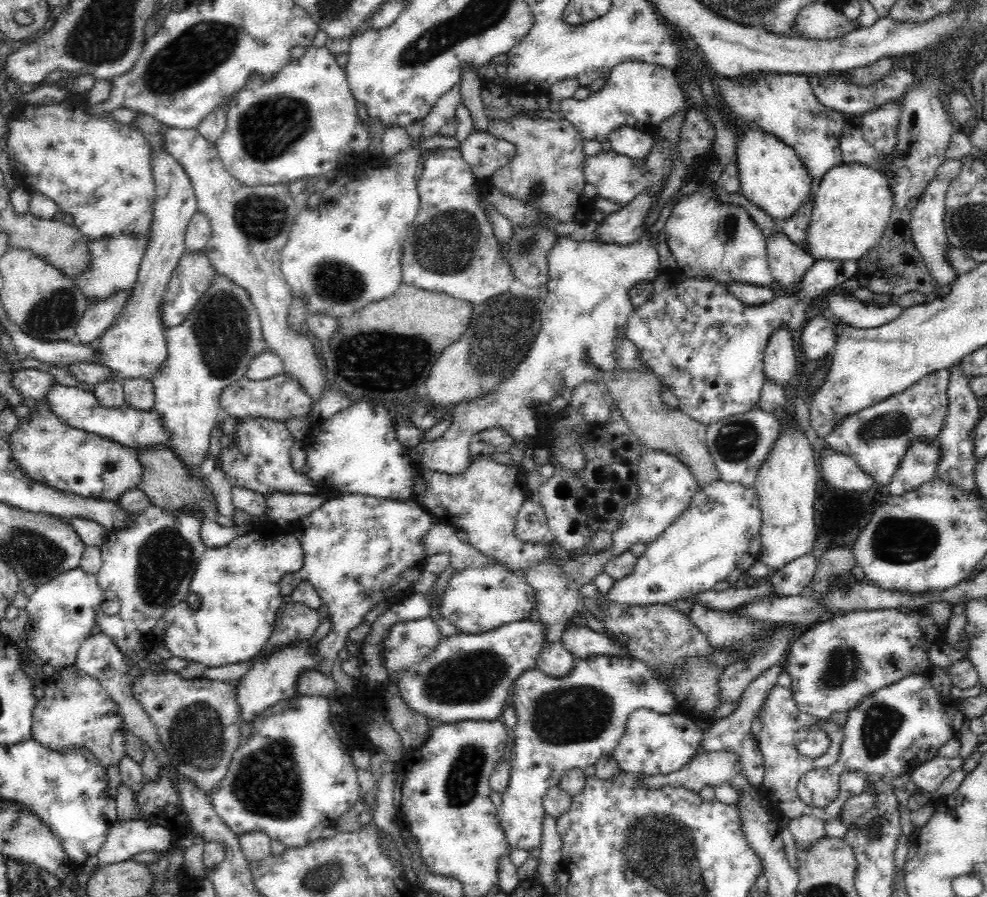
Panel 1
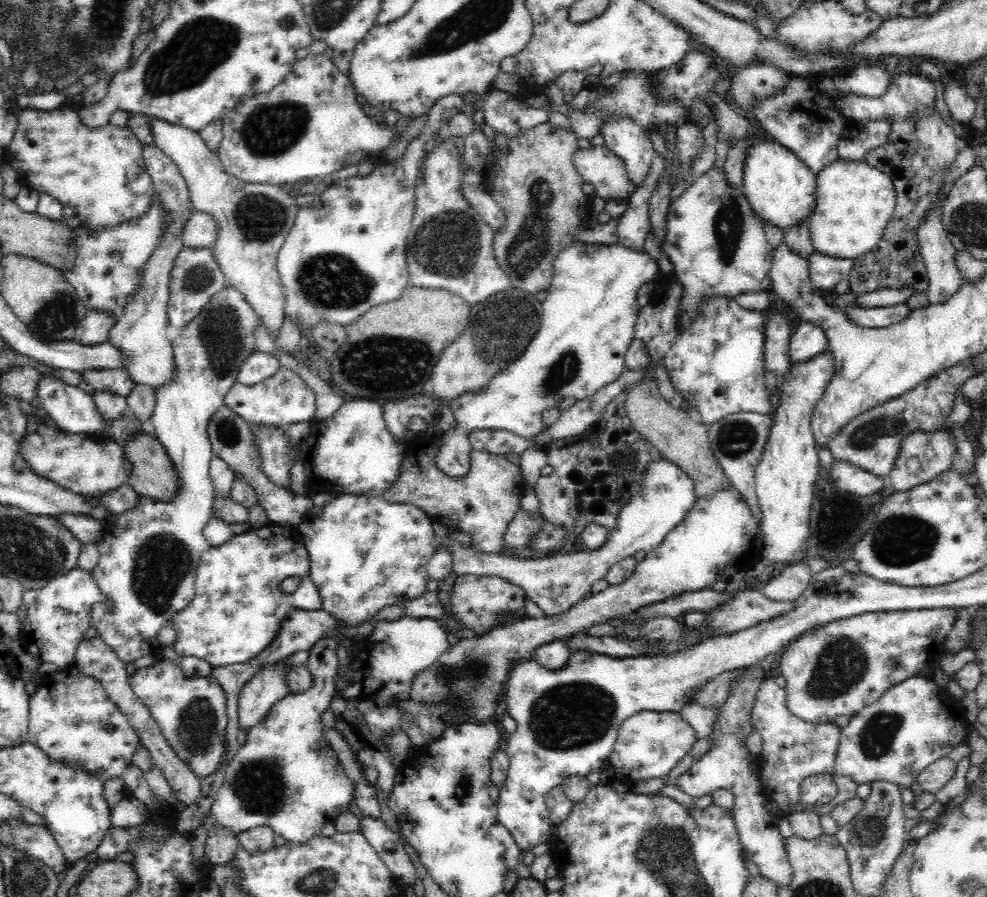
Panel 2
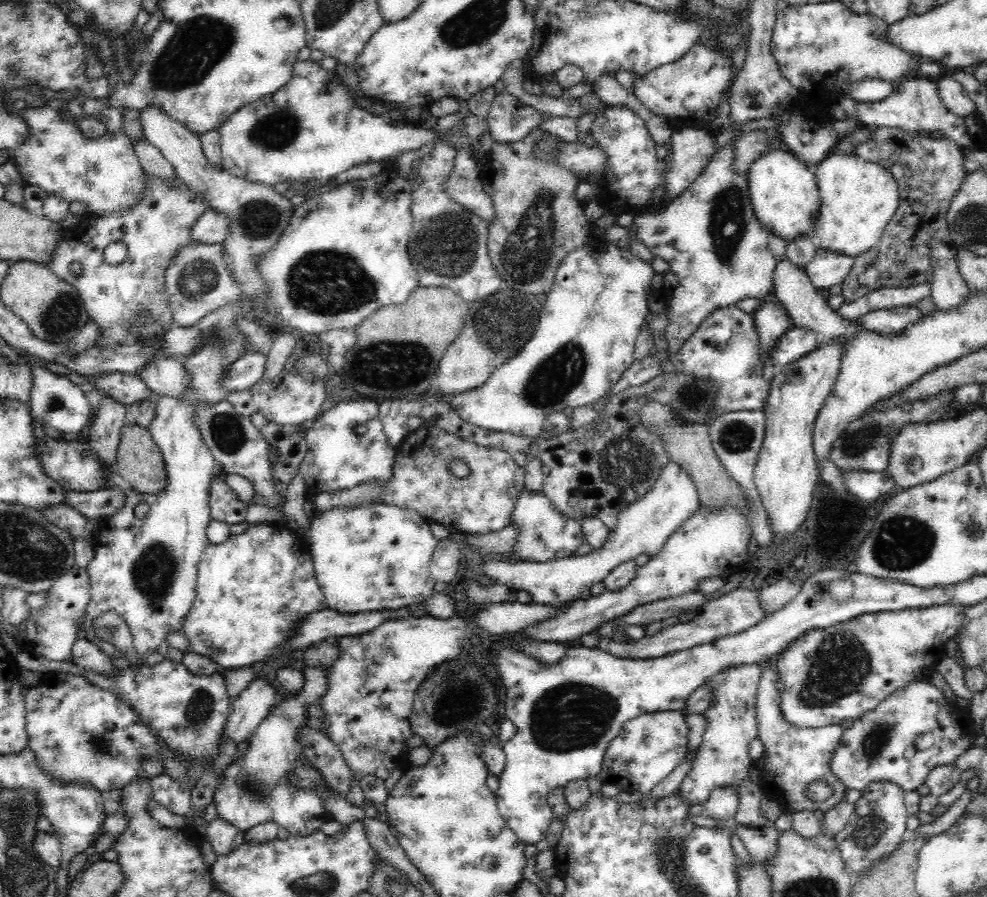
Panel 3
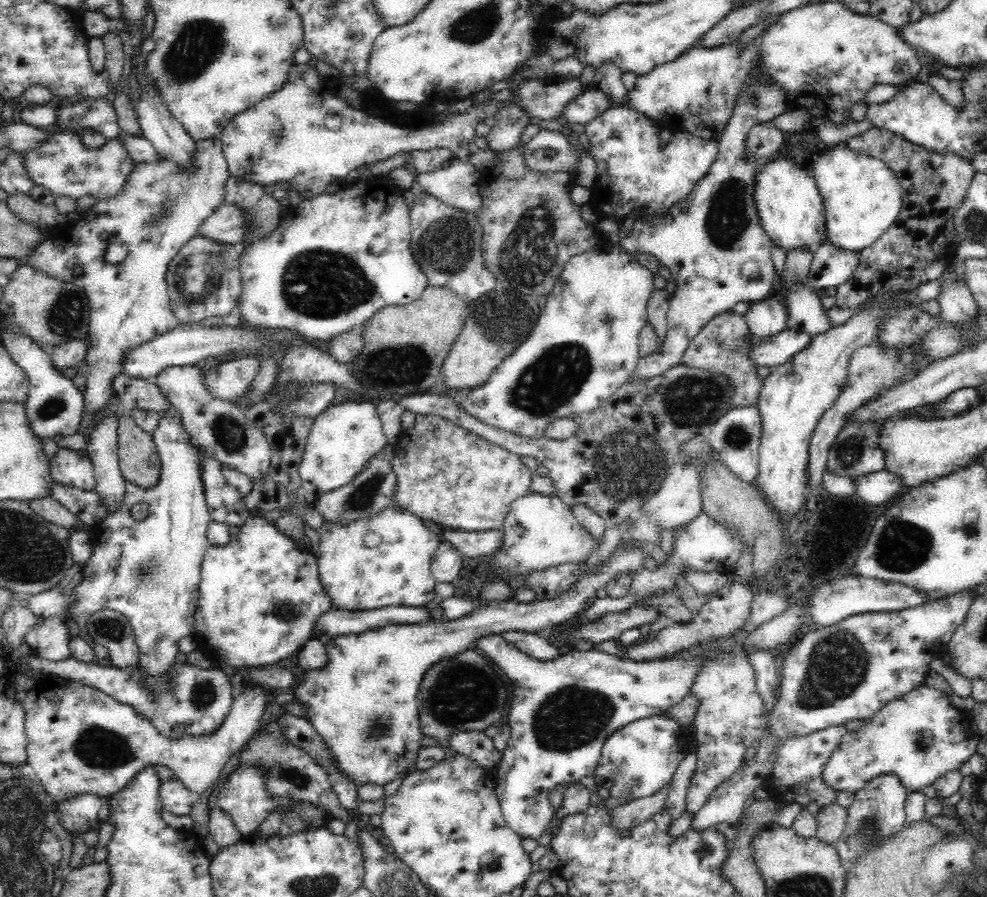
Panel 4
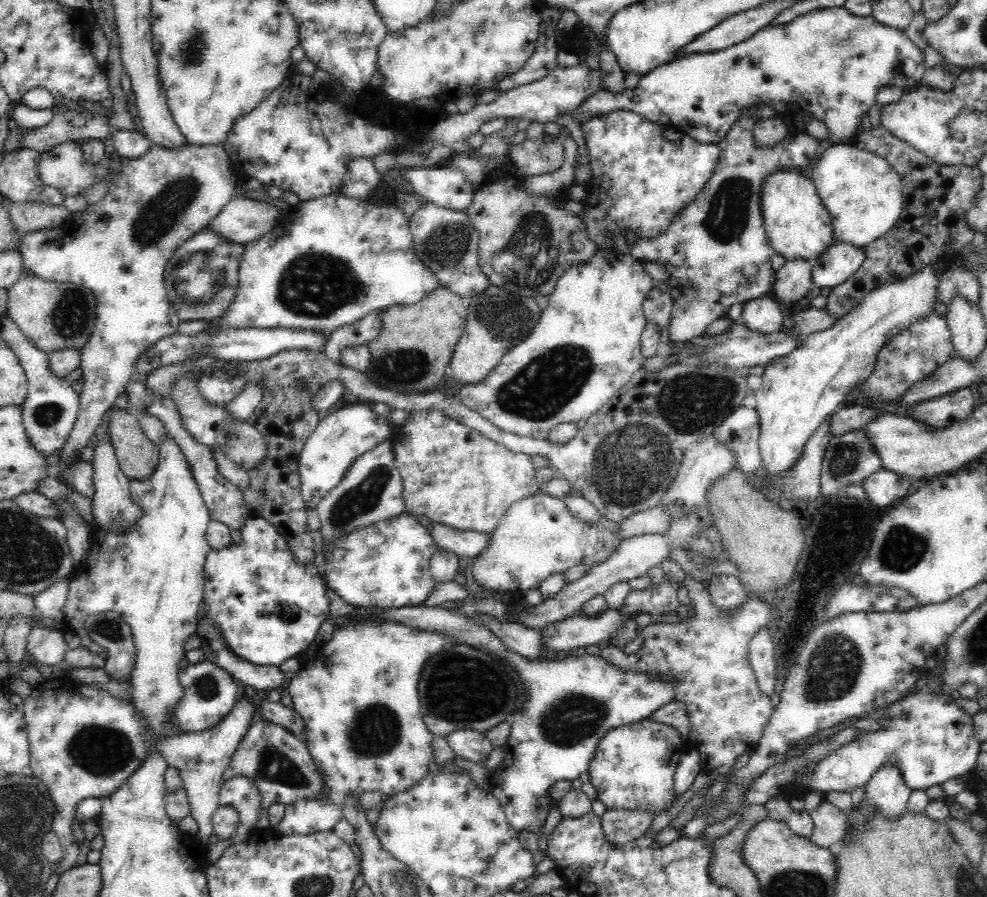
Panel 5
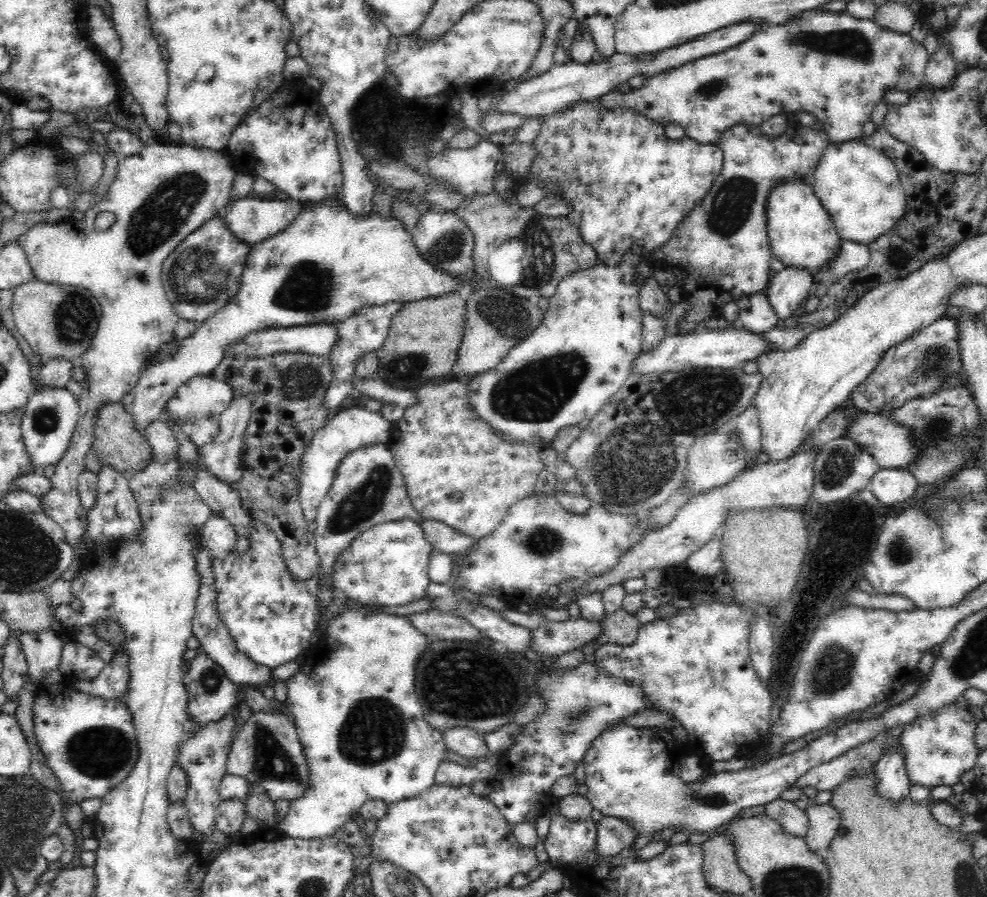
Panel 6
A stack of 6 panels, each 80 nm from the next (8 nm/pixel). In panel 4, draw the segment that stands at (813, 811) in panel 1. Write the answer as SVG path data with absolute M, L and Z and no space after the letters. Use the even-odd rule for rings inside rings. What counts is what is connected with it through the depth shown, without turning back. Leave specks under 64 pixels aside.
M755 649L748 653L748 660L755 672L757 691L764 699L765 719L770 718L773 706L777 701L774 699L774 692L778 690L778 668L777 660L774 660L770 649ZM840 725L809 733L806 736L787 737L783 741L777 741L776 764L773 765L773 771L768 779L769 798L782 806L791 802L798 802L803 807L808 802L816 802L820 807L832 803L837 790L823 784L823 766L846 733L846 727Z

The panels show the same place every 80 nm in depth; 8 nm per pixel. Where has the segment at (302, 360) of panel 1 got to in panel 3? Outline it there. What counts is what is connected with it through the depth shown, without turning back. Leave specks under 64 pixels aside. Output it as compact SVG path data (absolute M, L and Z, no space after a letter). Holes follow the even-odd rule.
M148 104L138 111L144 138L153 144L173 167L175 176L183 180L193 192L200 194L210 210L229 216L231 227L228 236L222 242L224 266L227 264L229 274L235 278L236 283L239 283L241 292L244 293L244 300L251 297L262 300L265 296L264 284L260 276L256 275L256 271L252 271L252 268L255 268L256 256L267 252L278 242L280 234L288 226L288 220L295 206L276 193L274 187L253 183L213 168L205 159L199 136L190 132L182 123L172 119L159 106Z

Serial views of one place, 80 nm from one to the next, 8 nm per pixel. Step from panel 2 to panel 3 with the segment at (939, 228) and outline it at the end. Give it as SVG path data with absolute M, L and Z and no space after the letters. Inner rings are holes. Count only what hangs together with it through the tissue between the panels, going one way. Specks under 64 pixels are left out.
M936 241L930 249L931 265L933 268L934 276L931 280L932 299L936 304L937 310L951 311L956 309L968 300L971 290L967 287L959 266L957 265L957 246L952 247L946 241Z

